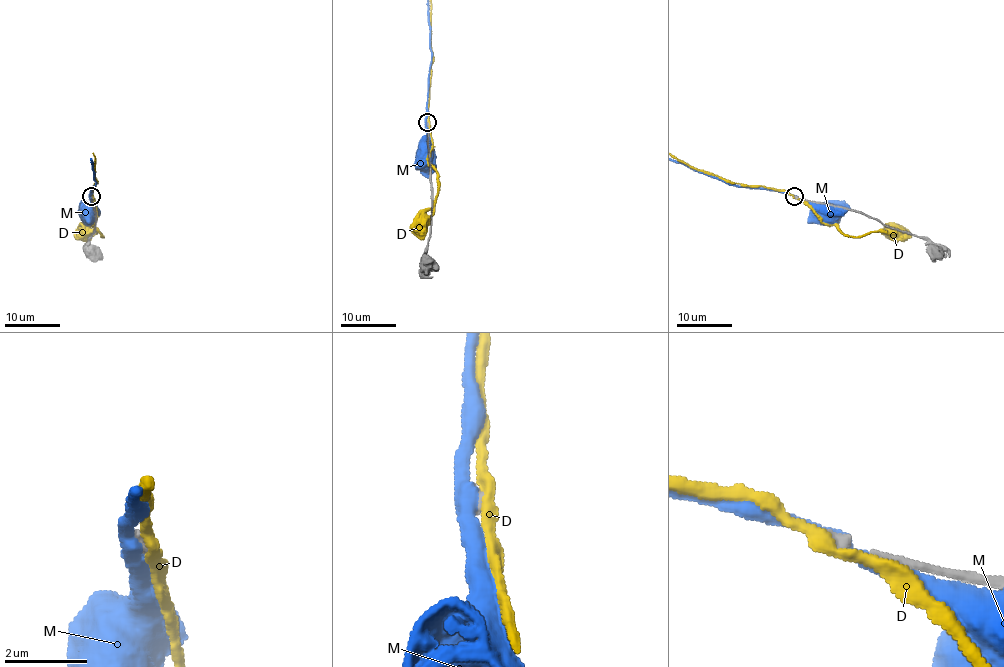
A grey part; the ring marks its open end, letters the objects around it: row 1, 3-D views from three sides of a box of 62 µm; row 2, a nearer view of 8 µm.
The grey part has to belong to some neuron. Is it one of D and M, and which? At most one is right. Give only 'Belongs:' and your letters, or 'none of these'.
Belongs: none of these

